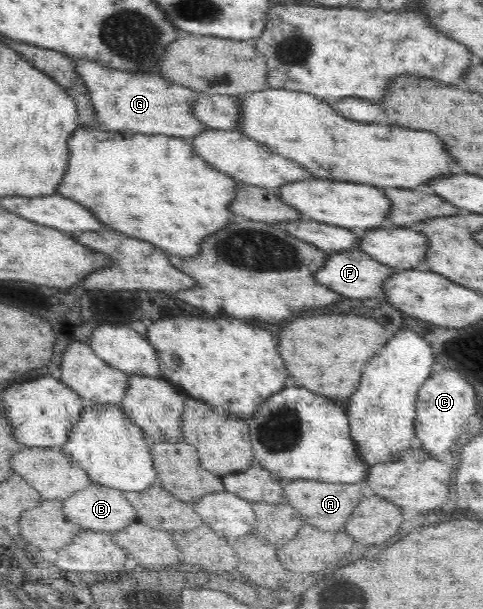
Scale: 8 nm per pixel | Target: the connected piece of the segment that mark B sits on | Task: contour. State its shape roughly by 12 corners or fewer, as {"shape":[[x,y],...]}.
{"shape":[[91,484],[61,501],[82,530],[119,532],[138,520],[113,488]]}

